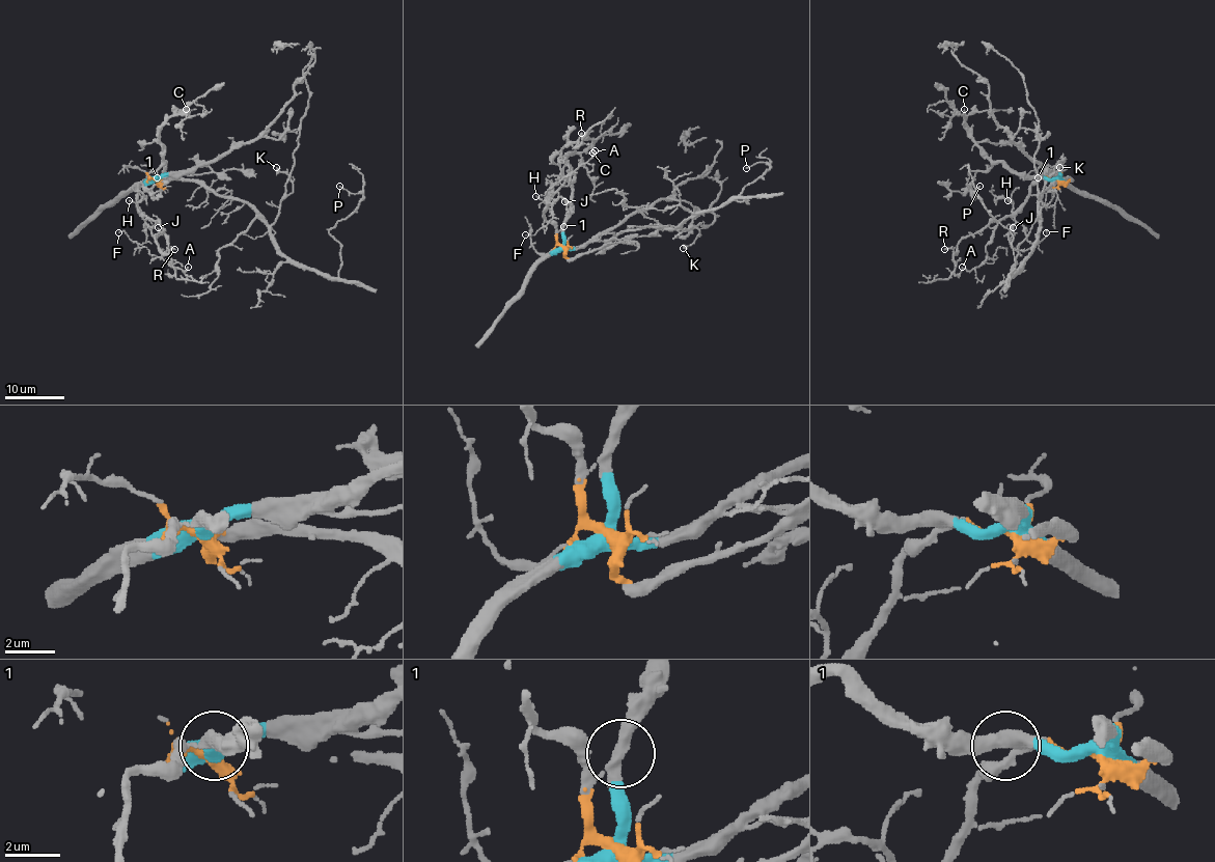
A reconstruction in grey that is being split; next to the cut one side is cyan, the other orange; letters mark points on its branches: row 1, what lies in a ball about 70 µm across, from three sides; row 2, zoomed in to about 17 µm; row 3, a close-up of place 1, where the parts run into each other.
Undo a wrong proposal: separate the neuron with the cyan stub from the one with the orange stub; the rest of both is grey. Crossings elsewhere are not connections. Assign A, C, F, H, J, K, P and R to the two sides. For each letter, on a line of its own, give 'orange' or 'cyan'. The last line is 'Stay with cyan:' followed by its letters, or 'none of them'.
A: orange
C: cyan
F: orange
H: orange
J: orange
K: orange
P: orange
R: orange
Stay with cyan: C

